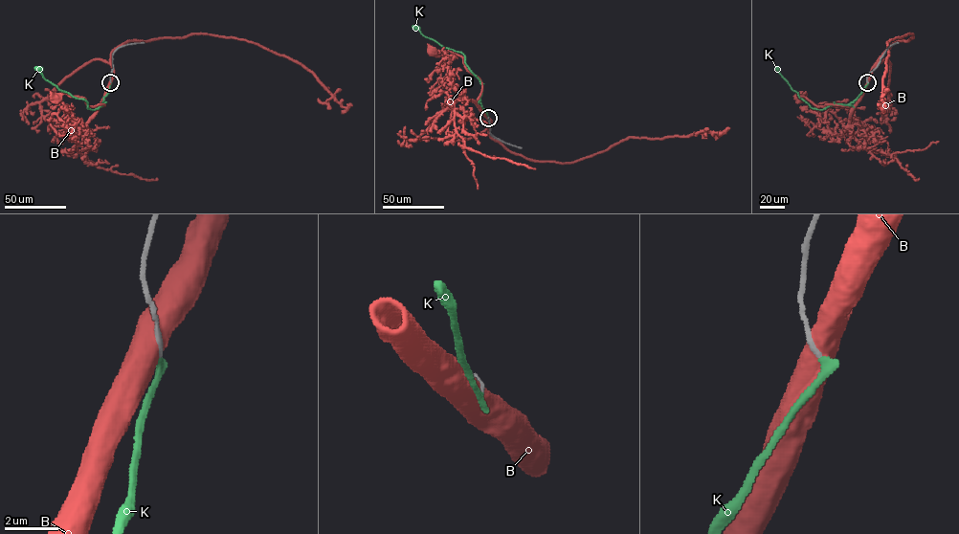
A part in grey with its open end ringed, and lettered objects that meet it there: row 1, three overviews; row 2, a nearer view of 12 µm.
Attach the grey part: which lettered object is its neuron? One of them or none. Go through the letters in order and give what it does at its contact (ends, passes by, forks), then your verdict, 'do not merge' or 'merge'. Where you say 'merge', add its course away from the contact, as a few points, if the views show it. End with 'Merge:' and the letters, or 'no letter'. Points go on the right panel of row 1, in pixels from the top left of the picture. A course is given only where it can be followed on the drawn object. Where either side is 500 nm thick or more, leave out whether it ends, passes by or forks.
B: do not merge
K: it ends there; merge; it runs (867, 82), (848, 104), (835, 103), (816, 109), (799, 97), (777, 69)
Merge: K

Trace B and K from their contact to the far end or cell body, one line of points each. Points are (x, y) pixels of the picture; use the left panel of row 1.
B: (110, 81), (98, 105), (103, 105), (88, 106), (83, 98), (65, 93), (52, 99)
K: (111, 82), (108, 93), (103, 98), (104, 104), (90, 109), (85, 100), (59, 89), (37, 69)

